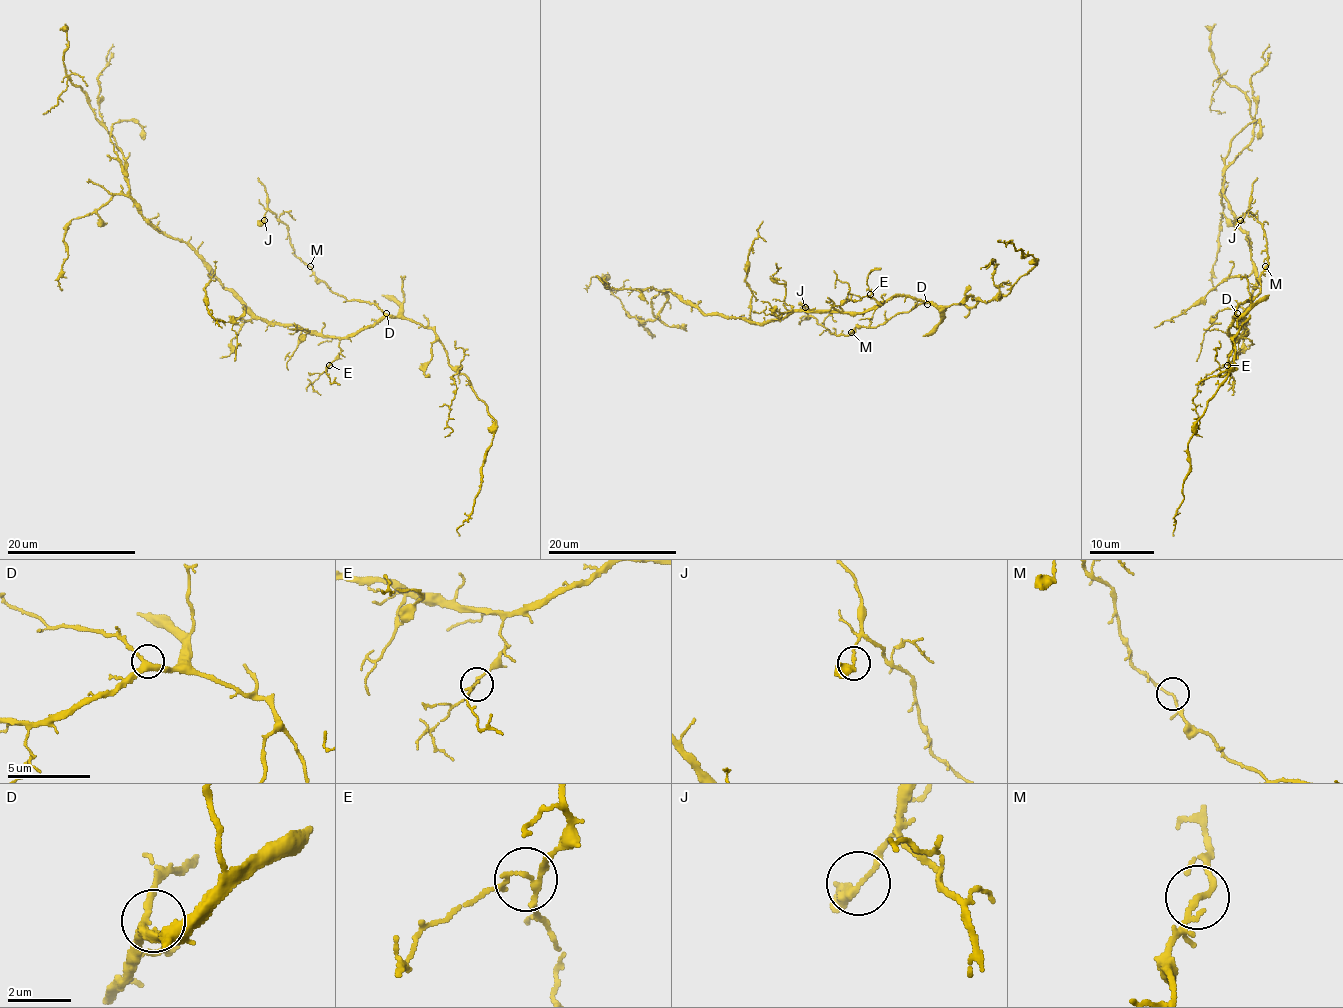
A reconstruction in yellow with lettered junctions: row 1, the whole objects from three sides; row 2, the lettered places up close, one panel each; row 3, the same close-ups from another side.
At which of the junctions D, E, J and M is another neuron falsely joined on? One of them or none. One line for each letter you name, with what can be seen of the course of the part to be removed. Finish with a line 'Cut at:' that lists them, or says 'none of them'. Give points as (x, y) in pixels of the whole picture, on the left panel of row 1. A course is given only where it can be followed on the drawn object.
Cut at: none of them

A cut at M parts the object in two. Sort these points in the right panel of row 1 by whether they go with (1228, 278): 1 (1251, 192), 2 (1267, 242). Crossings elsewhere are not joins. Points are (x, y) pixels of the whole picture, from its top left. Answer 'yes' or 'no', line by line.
1: no
2: no

